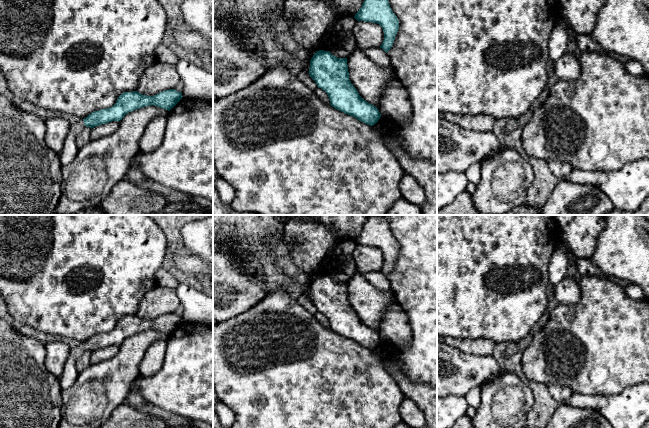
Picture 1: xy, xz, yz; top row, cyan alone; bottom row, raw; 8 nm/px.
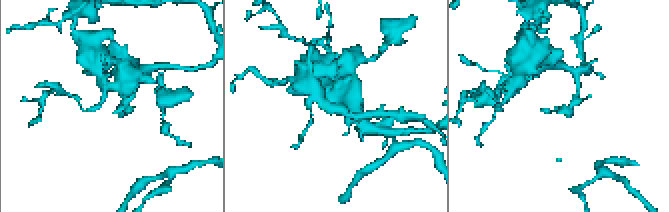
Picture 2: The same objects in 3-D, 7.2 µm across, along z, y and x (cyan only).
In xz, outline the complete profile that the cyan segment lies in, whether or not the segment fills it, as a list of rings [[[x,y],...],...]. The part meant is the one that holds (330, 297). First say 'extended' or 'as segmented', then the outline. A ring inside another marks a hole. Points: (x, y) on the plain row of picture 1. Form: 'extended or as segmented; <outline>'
as segmented; [[[319,274],[310,284],[310,301],[324,314],[335,333],[373,350],[381,338],[358,317],[349,303],[347,282],[337,282],[329,275]]]

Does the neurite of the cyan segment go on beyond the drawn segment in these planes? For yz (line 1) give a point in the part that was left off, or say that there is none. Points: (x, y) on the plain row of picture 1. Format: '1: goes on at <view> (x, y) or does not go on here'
1: does not go on here

